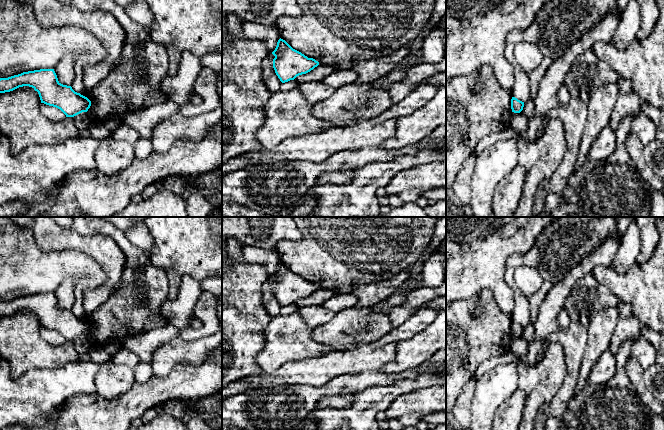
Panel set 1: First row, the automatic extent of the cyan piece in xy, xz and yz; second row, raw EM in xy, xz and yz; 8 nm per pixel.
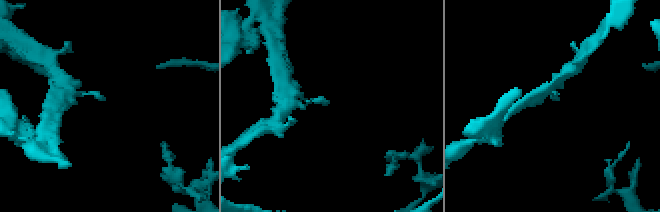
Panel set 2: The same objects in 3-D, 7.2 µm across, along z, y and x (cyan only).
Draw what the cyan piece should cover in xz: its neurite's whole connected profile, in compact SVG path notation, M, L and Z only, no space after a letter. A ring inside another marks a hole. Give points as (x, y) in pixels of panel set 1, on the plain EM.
M281 262L272 278L275 280L273 292L282 307L294 304L297 300L306 298L319 289L318 285L293 273Z

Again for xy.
M40 293L23 296L8 302L0 302L0 317L29 310L38 316L41 327L60 333L66 341L87 336L91 325L75 316L71 310L58 305L54 293Z

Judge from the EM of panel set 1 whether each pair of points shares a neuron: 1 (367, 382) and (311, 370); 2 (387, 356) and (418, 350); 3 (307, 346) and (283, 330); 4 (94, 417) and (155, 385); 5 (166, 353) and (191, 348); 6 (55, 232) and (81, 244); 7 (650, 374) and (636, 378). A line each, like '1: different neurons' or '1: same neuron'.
1: different neurons
2: different neurons
3: same neuron
4: same neuron
5: same neuron
6: same neuron
7: different neurons

